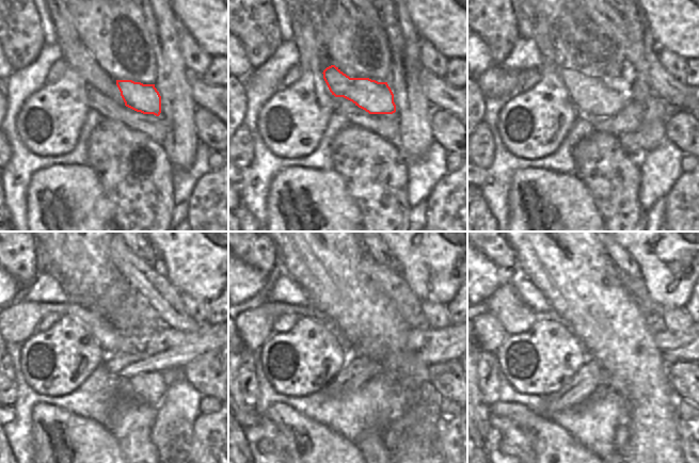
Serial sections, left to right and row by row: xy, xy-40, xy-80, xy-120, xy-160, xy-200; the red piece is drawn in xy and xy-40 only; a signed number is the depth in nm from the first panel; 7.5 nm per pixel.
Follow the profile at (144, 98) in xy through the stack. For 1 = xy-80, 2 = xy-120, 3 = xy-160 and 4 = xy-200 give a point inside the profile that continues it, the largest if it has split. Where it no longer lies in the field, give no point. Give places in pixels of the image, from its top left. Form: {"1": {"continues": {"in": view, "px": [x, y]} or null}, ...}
{"1": {"continues": {"in": "xy-80", "px": [591, 96]}}, "2": {"continues": {"in": "xy-120", "px": [112, 341]}}, "3": {"continues": {"in": "xy-160", "px": [320, 317]}}, "4": {"continues": {"in": "xy-200", "px": [555, 316]}}}

